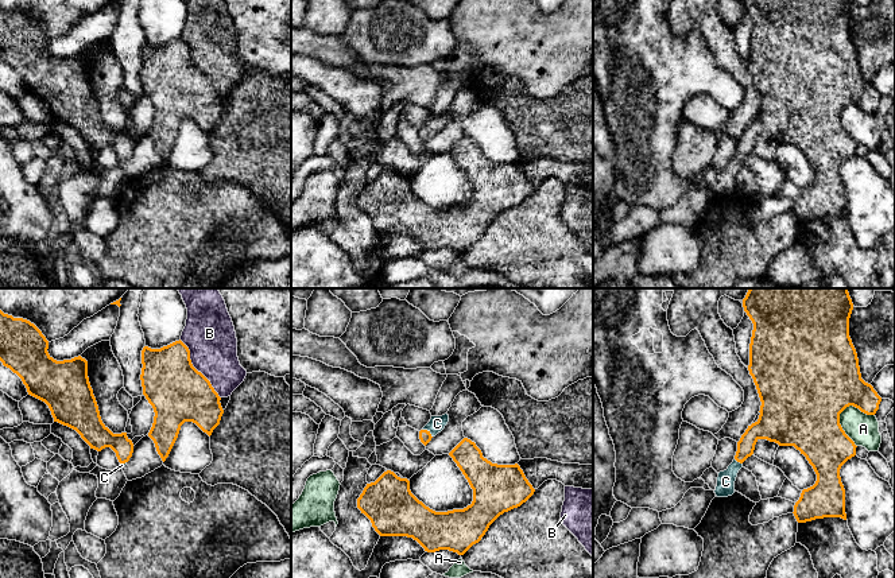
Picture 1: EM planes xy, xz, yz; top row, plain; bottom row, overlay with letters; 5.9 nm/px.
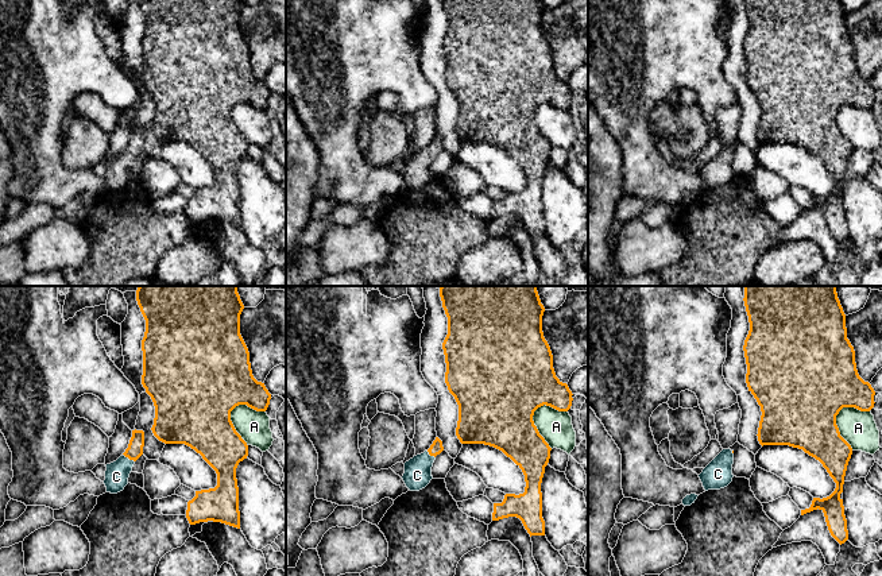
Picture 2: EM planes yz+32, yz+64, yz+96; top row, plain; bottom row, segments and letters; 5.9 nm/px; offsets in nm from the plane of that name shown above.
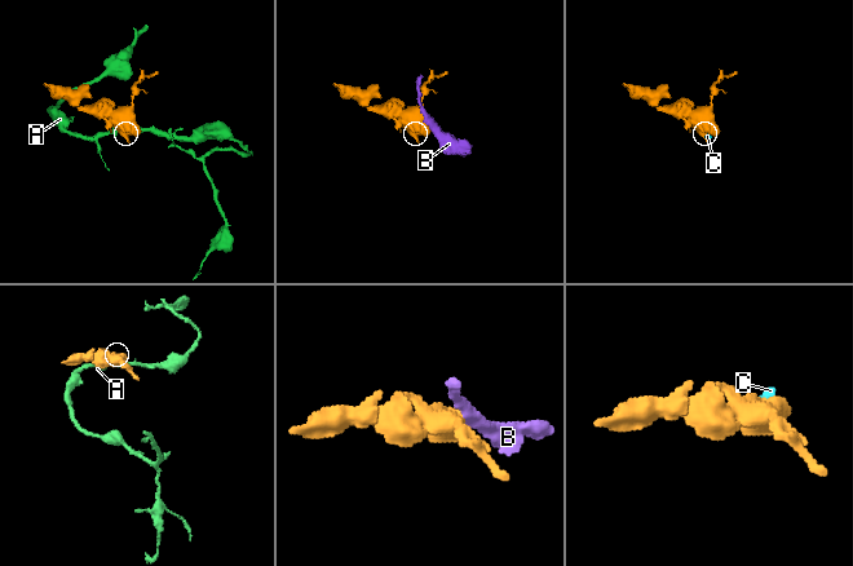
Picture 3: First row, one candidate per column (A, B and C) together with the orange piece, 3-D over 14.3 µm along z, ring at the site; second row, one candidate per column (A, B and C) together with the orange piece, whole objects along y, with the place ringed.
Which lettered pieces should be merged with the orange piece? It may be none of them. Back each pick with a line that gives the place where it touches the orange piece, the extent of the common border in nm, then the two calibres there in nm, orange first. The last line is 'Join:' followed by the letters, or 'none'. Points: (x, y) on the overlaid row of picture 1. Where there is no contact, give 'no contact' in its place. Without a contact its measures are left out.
C: contact xz (427, 431); length 80 nm; calibres 70 and 100 nm
Join: C

